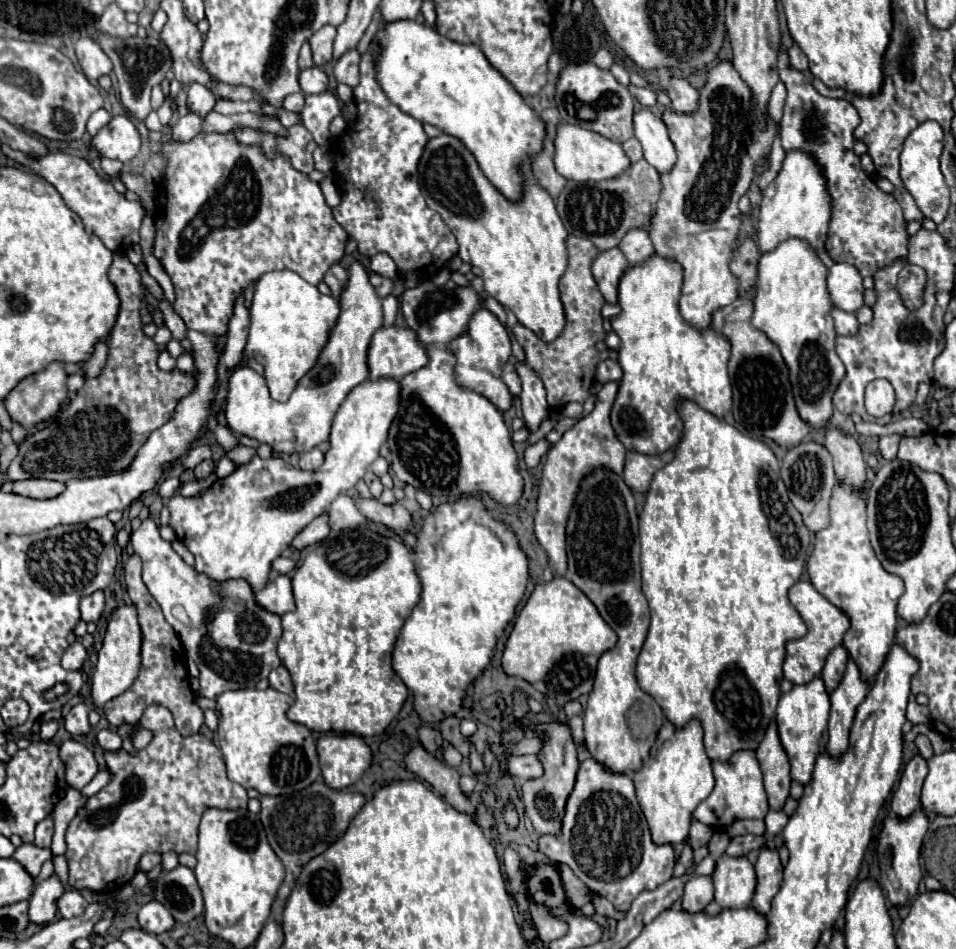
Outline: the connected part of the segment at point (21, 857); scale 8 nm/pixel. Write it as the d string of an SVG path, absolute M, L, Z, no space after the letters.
M22 844L14 856L12 856L16 862L20 862L24 866L24 870L36 880L38 874L40 874L40 868L46 860L52 858L52 852L48 848L36 848L34 844Z

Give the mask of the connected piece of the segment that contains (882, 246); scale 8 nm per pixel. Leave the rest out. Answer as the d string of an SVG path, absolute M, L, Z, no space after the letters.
M782 48L778 54L778 76L780 82L784 82L788 96L786 96L786 106L784 106L784 116L780 122L780 138L784 150L806 150L816 156L820 162L824 176L828 180L828 192L832 196L832 220L829 222L828 240L826 240L826 250L832 256L834 262L848 262L858 268L862 276L874 276L876 270L890 266L892 262L906 258L908 250L908 234L906 234L906 220L902 216L902 208L894 200L892 194L884 194L862 170L860 158L854 154L854 128L860 124L856 108L850 104L850 100L836 100L836 98L824 98L822 94L816 92L812 82L796 68L790 66L788 52Z

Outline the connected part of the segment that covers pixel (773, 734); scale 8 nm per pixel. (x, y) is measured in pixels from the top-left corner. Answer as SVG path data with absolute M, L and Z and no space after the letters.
M774 720L768 724L762 744L756 750L756 758L760 762L764 774L764 788L768 794L770 808L782 808L790 794L790 762L778 740L778 728Z

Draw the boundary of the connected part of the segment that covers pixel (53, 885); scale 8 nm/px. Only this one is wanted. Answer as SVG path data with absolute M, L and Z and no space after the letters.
M56 876L42 880L36 884L32 898L30 898L30 908L28 908L28 918L32 924L48 924L56 916L56 902L62 896L64 886Z

